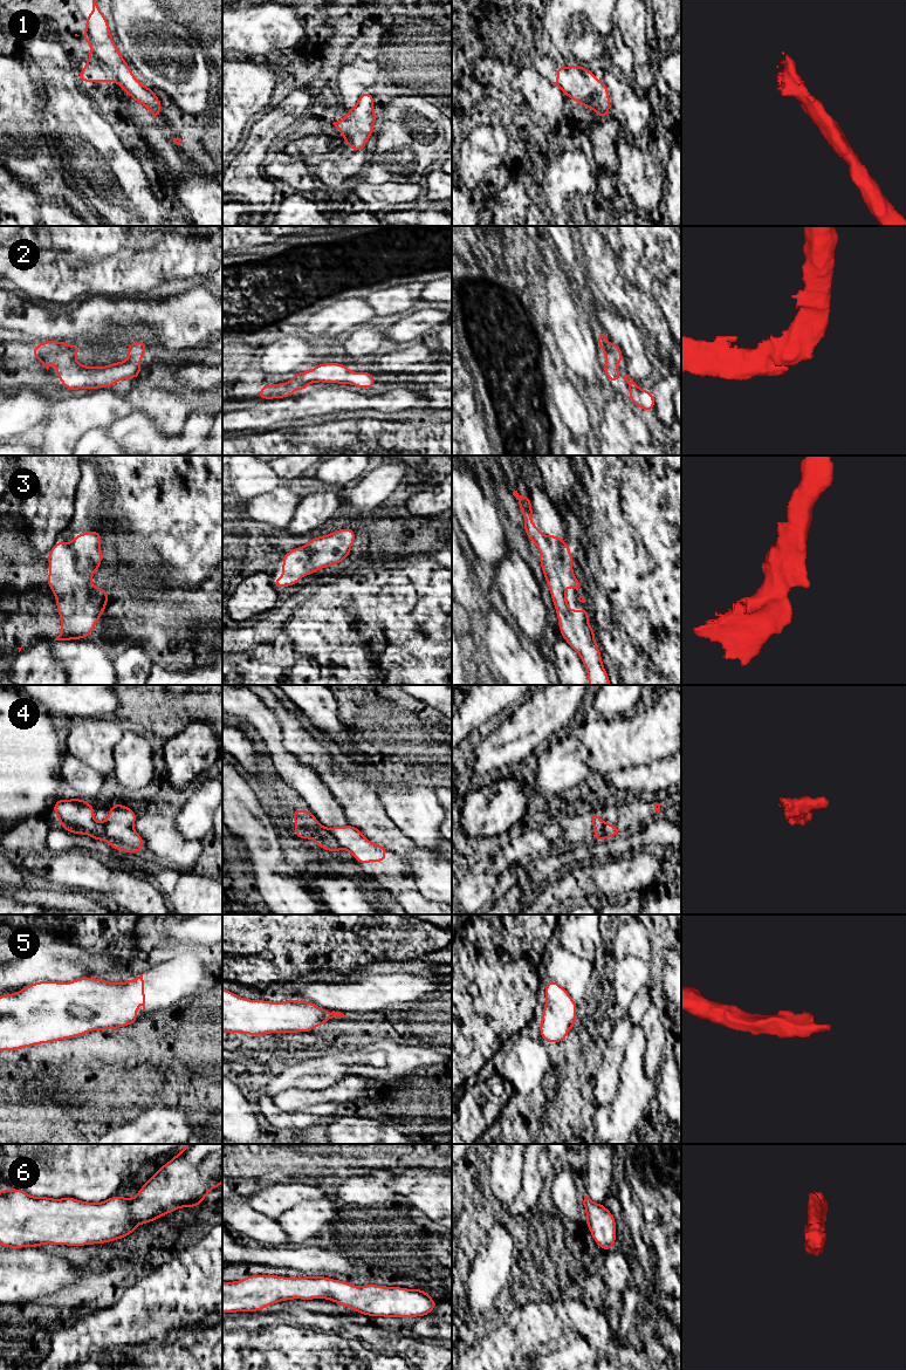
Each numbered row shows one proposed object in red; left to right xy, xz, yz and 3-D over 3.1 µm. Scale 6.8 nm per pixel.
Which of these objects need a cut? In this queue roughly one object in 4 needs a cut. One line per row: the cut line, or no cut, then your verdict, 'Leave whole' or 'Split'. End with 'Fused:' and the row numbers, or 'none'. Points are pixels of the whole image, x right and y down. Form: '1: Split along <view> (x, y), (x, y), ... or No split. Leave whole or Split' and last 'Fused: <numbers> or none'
1: No split. Leave whole
2: No split. Leave whole
3: No split. Leave whole
4: Split along xz (328, 829), (341, 848). Split
5: No split. Leave whole
6: No split. Leave whole
Fused: 4

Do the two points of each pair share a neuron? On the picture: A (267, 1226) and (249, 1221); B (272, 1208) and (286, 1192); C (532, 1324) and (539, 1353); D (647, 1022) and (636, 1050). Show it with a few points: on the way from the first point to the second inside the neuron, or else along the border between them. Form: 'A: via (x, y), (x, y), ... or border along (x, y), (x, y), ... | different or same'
A: via (262, 1226), (254, 1225) | same
B: via (275, 1205), (283, 1196) | same
C: via (532, 1331), (532, 1345) | same
D: border along (638, 1023), (644, 1033), (645, 1059) | different

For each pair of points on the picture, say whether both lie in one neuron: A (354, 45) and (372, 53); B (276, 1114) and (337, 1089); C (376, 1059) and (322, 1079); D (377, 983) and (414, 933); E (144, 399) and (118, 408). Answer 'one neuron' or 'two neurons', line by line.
A: one neuron
B: two neurons
C: one neuron
D: two neurons
E: two neurons

